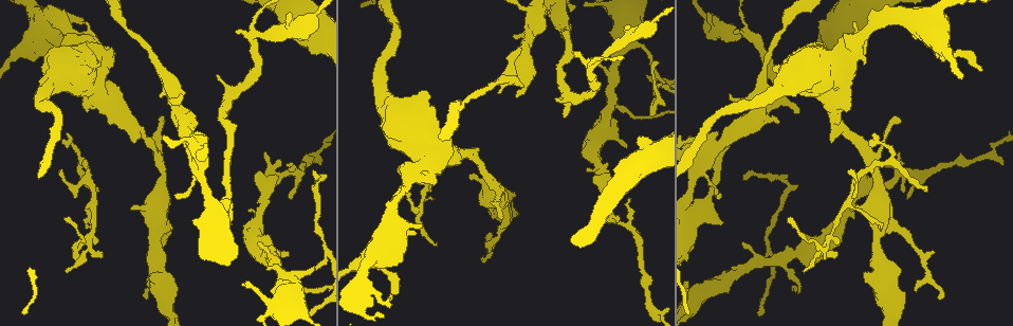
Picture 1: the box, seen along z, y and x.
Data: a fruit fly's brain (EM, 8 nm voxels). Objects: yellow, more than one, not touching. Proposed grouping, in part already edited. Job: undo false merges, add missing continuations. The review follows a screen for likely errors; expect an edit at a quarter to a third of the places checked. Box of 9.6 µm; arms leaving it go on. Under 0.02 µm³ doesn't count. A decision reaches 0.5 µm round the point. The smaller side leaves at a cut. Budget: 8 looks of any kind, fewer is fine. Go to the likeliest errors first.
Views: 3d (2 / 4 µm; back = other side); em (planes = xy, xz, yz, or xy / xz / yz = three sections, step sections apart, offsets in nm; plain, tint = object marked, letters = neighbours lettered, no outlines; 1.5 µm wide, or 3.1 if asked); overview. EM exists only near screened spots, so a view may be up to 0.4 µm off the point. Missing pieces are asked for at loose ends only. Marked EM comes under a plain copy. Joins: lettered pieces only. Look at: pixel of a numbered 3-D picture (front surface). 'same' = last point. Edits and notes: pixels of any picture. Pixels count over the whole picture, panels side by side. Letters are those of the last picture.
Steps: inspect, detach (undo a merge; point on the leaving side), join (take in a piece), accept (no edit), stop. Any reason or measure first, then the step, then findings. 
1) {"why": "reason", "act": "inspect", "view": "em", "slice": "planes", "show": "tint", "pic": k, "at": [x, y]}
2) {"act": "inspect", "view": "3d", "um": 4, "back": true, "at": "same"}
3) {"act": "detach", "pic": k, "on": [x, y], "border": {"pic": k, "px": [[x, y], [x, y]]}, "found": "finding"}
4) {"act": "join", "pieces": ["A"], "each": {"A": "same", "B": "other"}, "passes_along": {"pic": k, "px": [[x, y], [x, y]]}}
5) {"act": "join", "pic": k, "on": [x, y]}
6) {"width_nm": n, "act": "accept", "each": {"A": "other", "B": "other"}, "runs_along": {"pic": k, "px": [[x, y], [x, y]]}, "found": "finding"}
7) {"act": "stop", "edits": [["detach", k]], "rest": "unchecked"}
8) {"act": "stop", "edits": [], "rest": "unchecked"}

{"why": "thick turns thin", "act": "inspect", "view": "em", "slice": "planes", "show": "tint", "pic": 1, "at": [86, 38]}

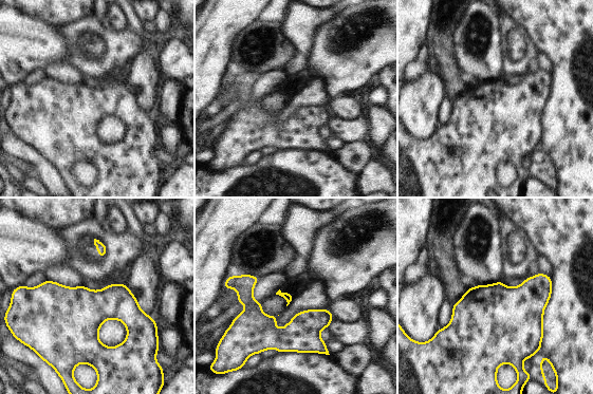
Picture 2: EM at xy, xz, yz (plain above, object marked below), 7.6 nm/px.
{"act": "inspect", "view": "em", "slice": "planes", "show": "letters", "at": "same"}

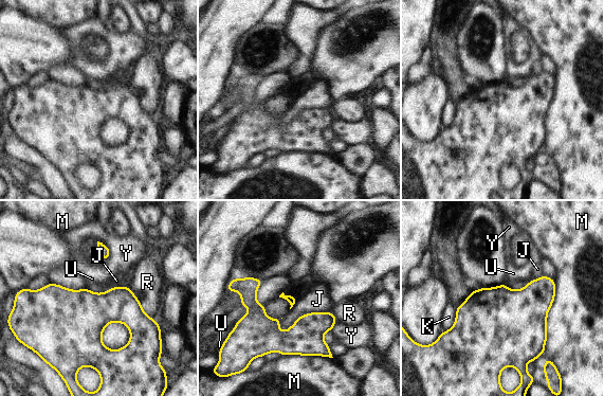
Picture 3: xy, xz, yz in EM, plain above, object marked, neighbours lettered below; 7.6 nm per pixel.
{"act": "accept", "each": {"J": "other", "K": "other", "M": "other", "R": "other", "U": "other", "Y": "other"}, "border": {"pic": 3, "px": [[327, 310], [303, 313], [278, 329]]}, "found": "continuous, no second neuron"}

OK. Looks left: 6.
{"why": "thin end", "act": "inspect", "view": "em", "slice": "planes", "show": "tint", "pic": 1, "at": [102, 256]}

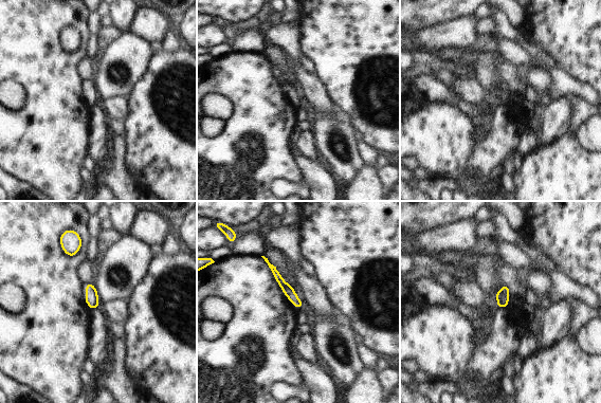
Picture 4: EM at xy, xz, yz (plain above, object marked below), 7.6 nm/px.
{"why": "what lies round it", "act": "inspect", "view": "em", "slice": "planes", "show": "letters", "at": "same"}

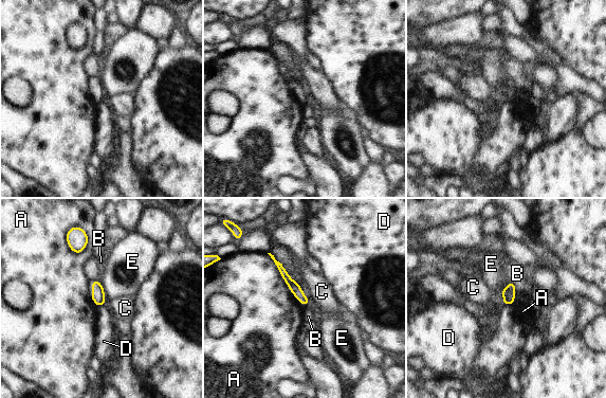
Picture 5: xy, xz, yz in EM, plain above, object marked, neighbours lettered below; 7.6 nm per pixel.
{"act": "accept", "each": {"A": "other", "B": "other", "C": "other", "D": "other", "E": "other"}, "border": {"pic": 5, "px": [[99, 282], [105, 299]]}, "found": "no lettered piece goes on from it"}

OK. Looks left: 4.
{"why": "an open end", "act": "inspect", "view": "em", "slice": "yz", "step": 4, "show": "letters", "pic": 1, "at": [148, 286]}

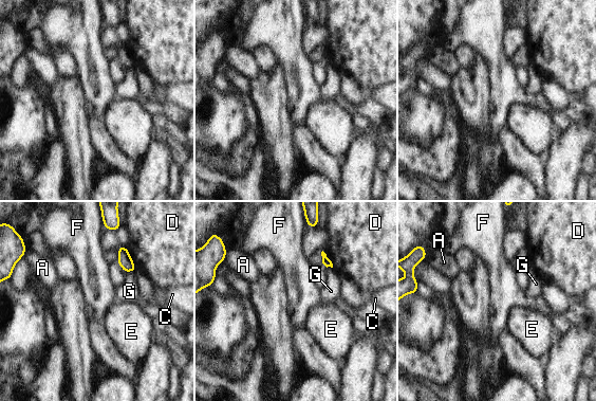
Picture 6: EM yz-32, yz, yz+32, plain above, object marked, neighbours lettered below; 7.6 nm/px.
{"why": "cut it another way", "act": "inspect", "view": "em", "slice": "planes", "show": "letters", "at": "same"}

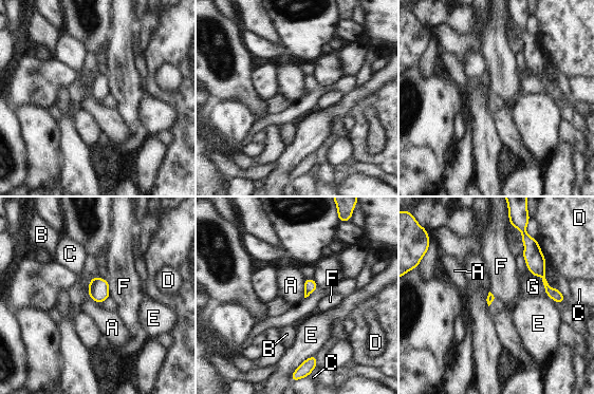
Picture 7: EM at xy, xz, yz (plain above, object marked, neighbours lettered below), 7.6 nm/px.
{"longest_contact_nm": ["E", 220], "act": "accept", "each": {"A": "other", "B": "other", "C": "other", "D": "other", "E": "other", "F": "other", "G": "other"}, "found": "no lettered piece goes on from it"}

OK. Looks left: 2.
{"act": "stop", "edits": [], "rest": "unchecked"}

